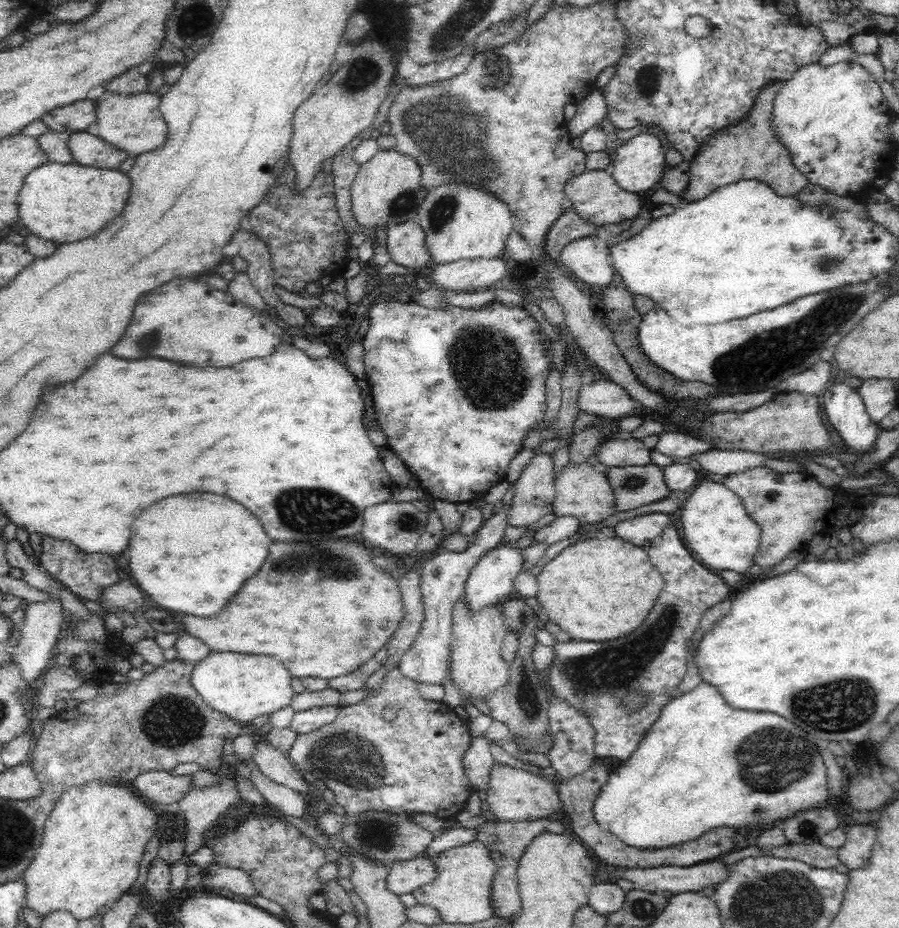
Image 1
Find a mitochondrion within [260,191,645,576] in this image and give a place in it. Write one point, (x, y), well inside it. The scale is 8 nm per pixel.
(482, 359)

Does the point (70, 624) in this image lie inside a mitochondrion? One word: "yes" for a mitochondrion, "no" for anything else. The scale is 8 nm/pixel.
no

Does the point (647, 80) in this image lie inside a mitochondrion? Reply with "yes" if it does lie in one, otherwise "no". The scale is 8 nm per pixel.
yes

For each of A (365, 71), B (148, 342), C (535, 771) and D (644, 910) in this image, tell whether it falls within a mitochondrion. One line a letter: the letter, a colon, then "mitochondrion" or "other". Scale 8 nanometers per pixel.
A: mitochondrion
B: mitochondrion
C: other
D: mitochondrion

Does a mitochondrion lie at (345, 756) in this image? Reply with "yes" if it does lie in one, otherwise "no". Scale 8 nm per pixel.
yes

